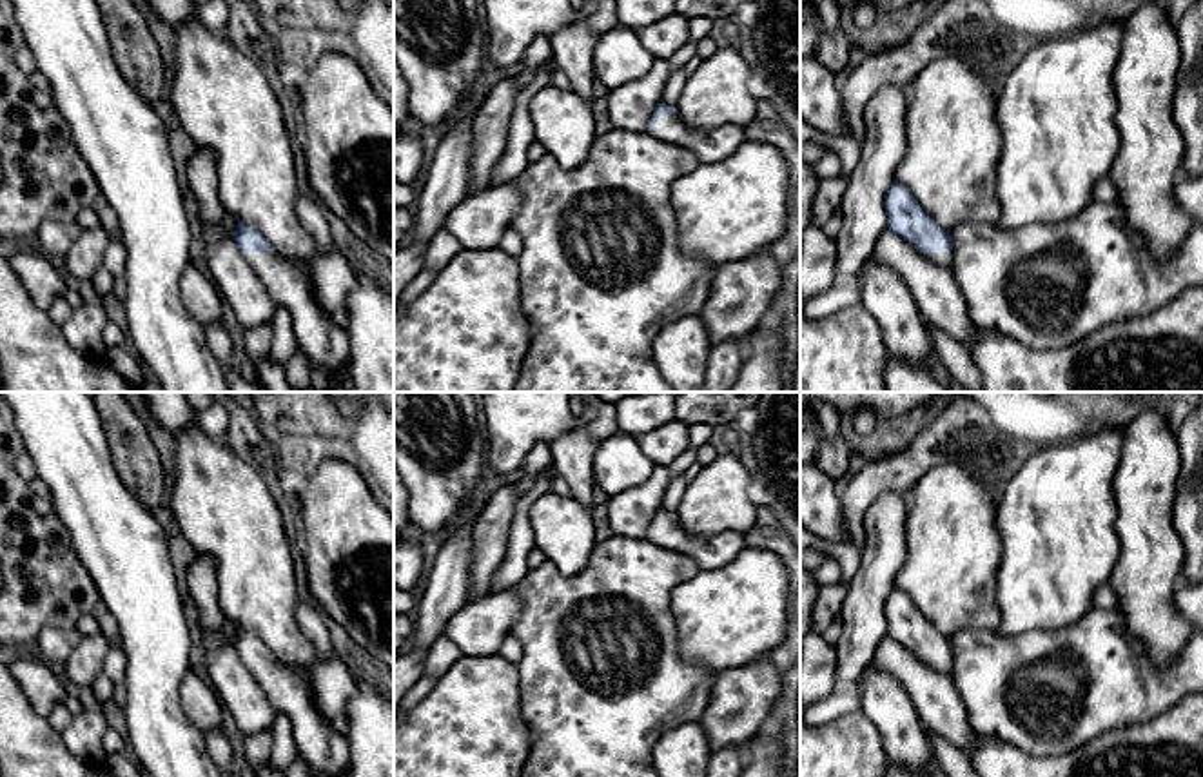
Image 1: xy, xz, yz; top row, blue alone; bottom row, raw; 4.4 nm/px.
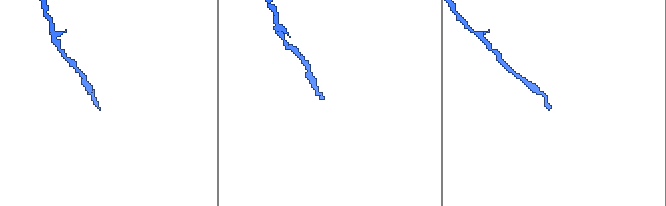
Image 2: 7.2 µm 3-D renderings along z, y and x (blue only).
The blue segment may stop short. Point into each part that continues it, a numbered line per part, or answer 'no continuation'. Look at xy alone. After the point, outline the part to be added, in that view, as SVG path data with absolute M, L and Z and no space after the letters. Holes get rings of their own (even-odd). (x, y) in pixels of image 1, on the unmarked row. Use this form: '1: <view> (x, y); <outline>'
1: xy (323, 748); M276 657L247 659L245 666L259 683L270 706L290 719L298 755L310 770L325 777L348 777L350 743L345 733L327 723L314 703L310 675Z

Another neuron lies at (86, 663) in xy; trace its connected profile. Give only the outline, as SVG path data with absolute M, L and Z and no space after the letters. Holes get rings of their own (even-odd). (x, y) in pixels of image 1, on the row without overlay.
M102 632L82 637L64 663L67 679L78 686L91 688L94 679L103 674L103 659L109 650L111 643Z

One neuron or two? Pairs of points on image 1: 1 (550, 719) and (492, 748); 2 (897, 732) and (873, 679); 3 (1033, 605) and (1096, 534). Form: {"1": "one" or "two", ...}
{"1": "two", "2": "one", "3": "one"}

